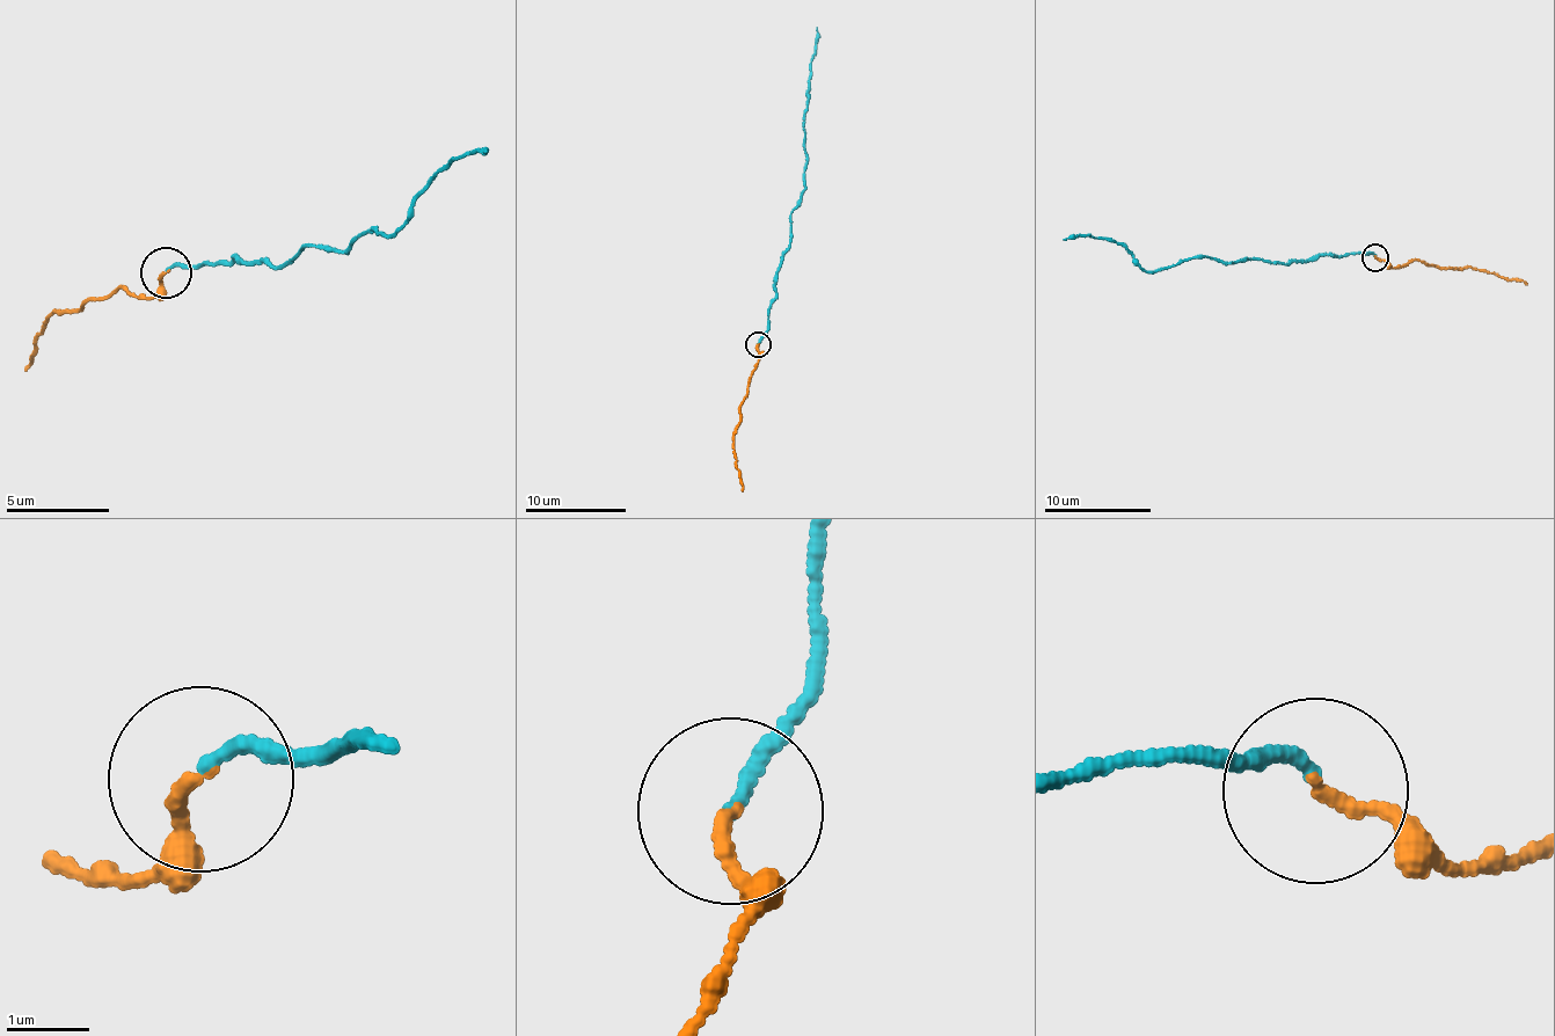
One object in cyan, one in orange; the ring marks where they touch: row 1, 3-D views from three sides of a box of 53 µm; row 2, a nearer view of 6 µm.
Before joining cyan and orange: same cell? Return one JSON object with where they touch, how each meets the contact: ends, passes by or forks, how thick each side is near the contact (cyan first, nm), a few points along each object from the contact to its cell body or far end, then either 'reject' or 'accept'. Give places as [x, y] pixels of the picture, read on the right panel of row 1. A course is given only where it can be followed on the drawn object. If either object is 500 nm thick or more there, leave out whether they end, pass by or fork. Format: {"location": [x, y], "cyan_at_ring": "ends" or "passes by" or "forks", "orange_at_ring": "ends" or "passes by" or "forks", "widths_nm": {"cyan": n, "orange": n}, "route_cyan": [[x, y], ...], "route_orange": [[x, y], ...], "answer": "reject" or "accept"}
{"location": [1375, 257], "cyan_at_ring": "ends", "orange_at_ring": "ends", "widths_nm": {"cyan": 150, "orange": 160}, "route_cyan": [[1374, 257], [1366, 252], [1287, 263], [1204, 256], [1153, 271], [1141, 269], [1108, 239], [1070, 235], [1064, 240]], "route_orange": [[1374, 257], [1399, 268], [1415, 258], [1436, 268], [1484, 270], [1527, 285]], "answer": "accept"}

